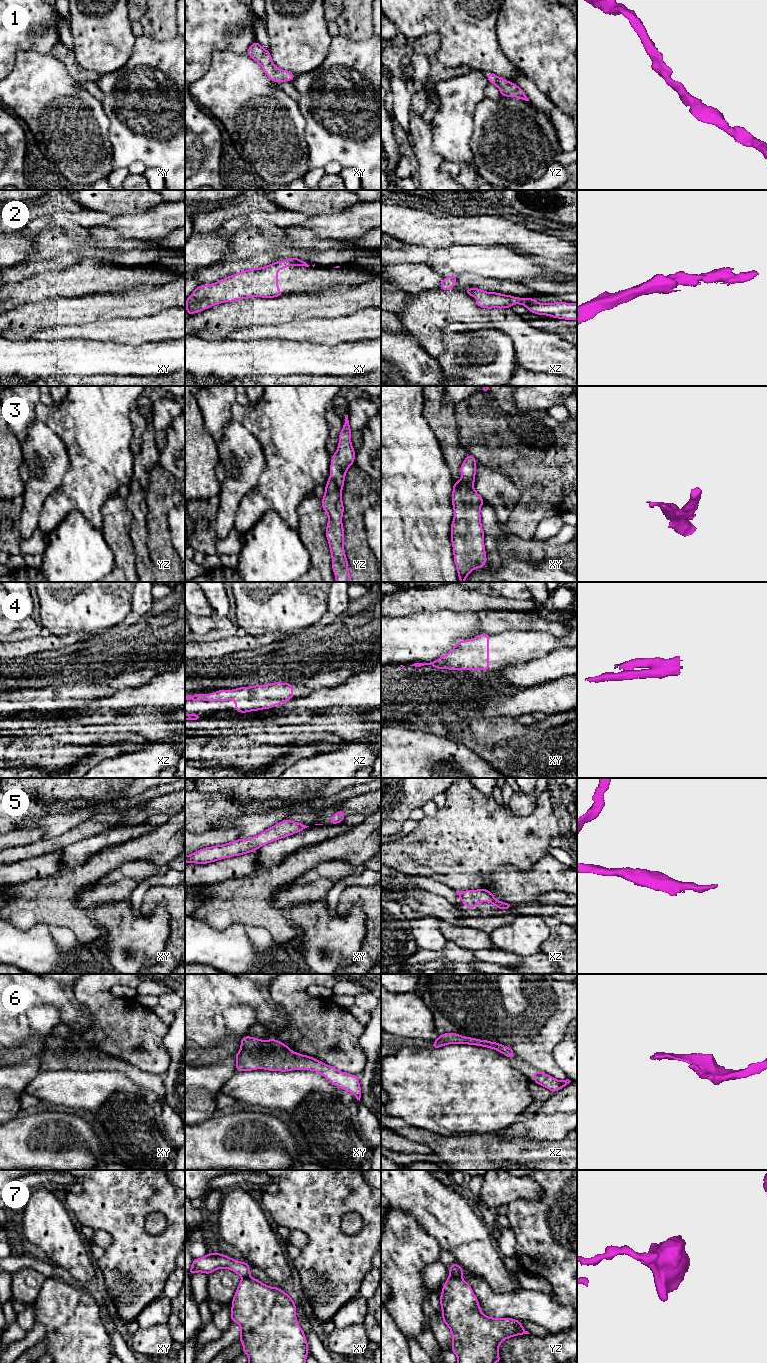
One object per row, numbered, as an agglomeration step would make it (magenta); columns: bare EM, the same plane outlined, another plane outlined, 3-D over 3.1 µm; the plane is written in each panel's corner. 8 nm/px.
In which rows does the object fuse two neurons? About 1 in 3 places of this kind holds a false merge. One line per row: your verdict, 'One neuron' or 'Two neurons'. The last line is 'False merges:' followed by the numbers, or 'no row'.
1: One neuron
2: One neuron
3: One neuron
4: One neuron
5: One neuron
6: One neuron
7: Two neurons
False merges: 7

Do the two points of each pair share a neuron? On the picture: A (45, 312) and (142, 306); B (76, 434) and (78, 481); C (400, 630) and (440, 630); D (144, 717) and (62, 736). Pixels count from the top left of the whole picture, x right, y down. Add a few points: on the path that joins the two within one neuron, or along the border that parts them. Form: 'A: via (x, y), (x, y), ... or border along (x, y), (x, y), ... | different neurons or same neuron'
A: via (69, 311), (118, 306) | same neuron
B: via (76, 446), (78, 469) | same neuron
C: via (410, 630), (430, 630) | same neuron
D: via (124, 725), (119, 730), (113, 732), (82, 734) | same neuron

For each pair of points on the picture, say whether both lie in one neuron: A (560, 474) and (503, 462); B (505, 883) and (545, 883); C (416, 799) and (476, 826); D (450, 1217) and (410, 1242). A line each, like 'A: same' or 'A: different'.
A: same
B: same
C: different
D: different

